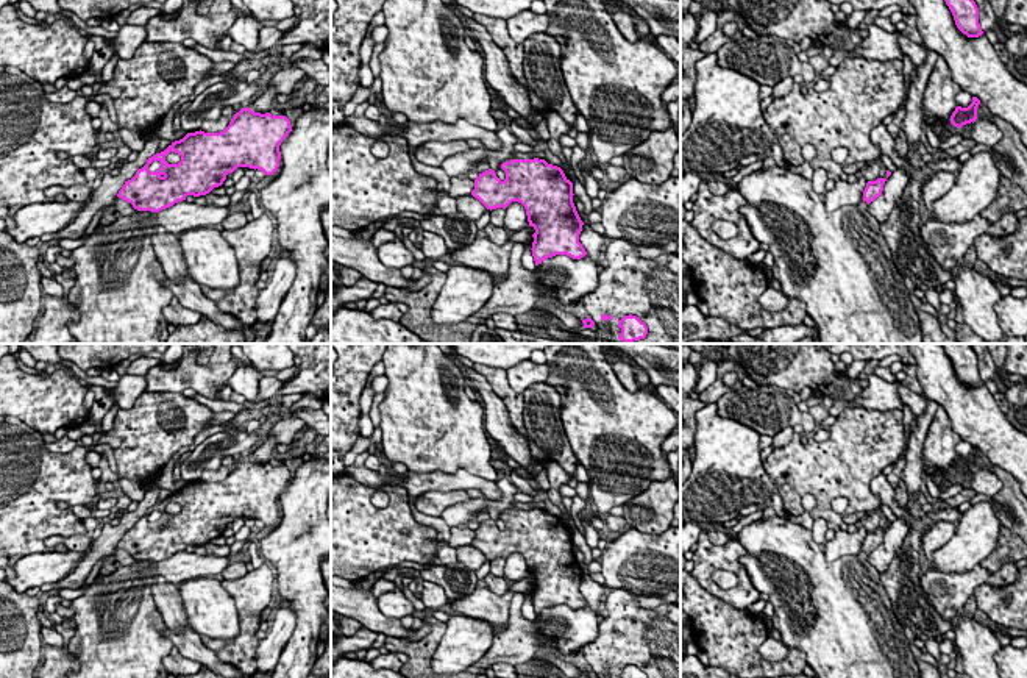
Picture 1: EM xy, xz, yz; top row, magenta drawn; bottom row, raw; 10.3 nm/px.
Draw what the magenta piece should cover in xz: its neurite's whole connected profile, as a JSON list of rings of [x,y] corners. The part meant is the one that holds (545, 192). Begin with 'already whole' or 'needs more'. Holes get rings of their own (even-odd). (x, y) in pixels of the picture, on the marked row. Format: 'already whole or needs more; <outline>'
already whole; [[[510,159],[501,164],[506,180],[501,181],[495,170],[489,169],[474,180],[471,195],[478,198],[487,209],[507,208],[512,202],[524,206],[529,227],[535,230],[532,234],[532,256],[535,266],[556,255],[567,255],[581,259],[587,255],[579,242],[584,222],[581,220],[573,203],[573,183],[557,166],[548,164],[545,159]]]

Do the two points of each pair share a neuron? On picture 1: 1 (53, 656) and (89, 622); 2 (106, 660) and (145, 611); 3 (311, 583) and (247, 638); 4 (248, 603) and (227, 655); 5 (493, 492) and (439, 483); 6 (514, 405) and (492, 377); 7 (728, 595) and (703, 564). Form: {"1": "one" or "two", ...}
{"1": "two", "2": "one", "3": "two", "4": "one", "5": "one", "6": "one", "7": "one"}

